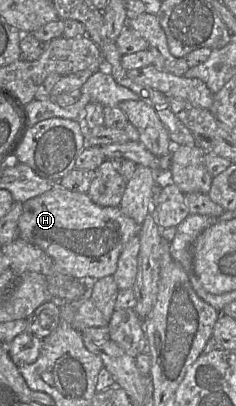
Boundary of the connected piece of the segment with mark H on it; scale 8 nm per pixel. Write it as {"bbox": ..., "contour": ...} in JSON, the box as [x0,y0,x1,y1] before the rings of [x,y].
{"bbox":[18,182,140,282],"contour":[[[59,182],[47,192],[23,202],[18,221],[19,237],[43,250],[53,260],[56,271],[85,282],[113,276],[124,246],[138,235],[139,229],[140,225],[123,214],[119,207],[97,205],[87,193],[65,189]]]}

